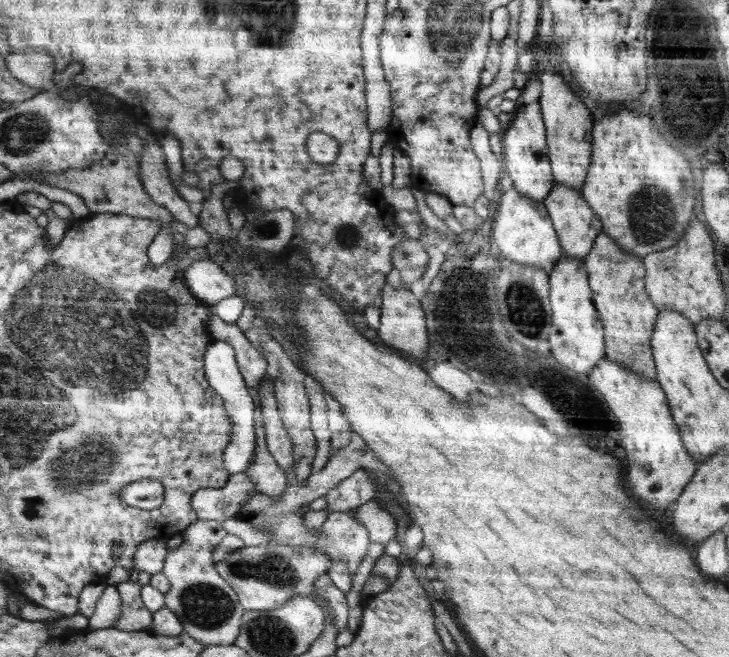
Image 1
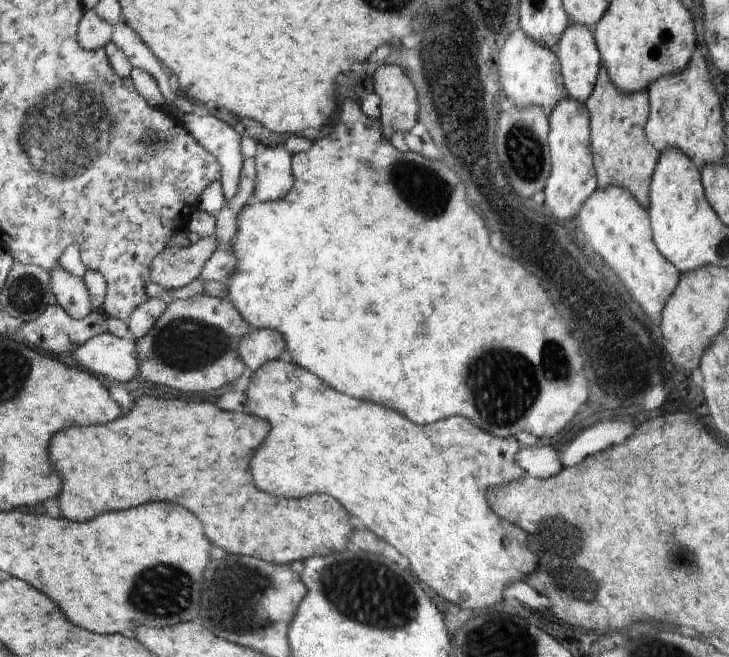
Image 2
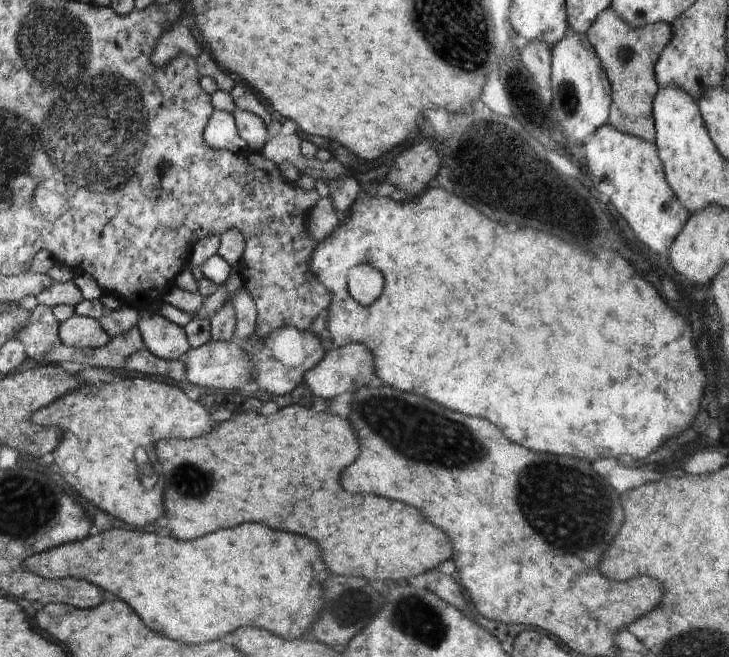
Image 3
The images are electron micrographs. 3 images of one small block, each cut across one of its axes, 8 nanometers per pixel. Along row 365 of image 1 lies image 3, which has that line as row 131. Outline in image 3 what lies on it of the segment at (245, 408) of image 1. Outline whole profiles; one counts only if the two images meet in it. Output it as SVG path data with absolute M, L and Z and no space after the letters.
M214 109L210 120L206 122L203 132L204 142L216 150L226 149L230 152L247 150L247 144L238 136L232 114Z

